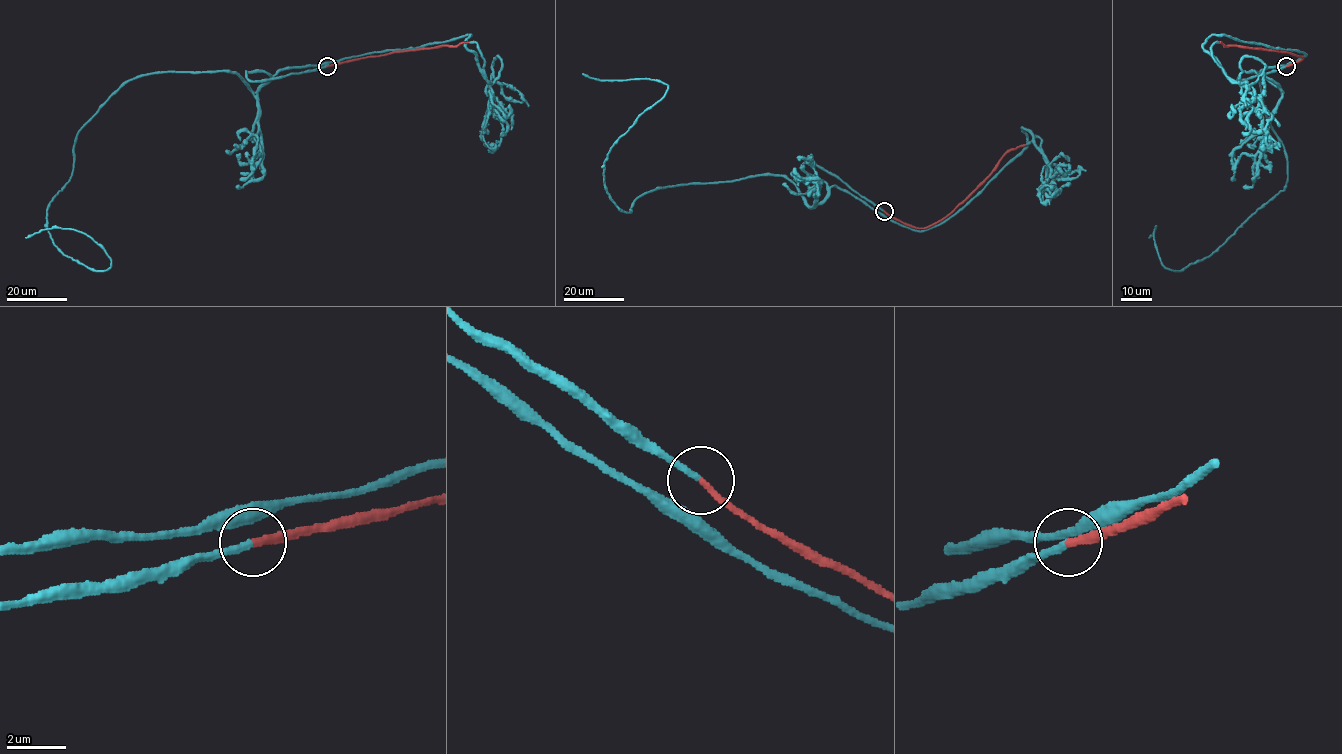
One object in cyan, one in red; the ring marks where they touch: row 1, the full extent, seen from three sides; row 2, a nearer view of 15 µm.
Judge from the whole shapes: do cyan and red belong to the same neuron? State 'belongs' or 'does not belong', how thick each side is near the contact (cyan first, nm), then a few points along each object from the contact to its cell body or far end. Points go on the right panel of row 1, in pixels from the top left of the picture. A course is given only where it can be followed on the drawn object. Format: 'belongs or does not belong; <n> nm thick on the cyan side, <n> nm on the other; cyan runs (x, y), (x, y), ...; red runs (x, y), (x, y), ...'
belongs; 150 nm thick on the cyan side, 220 nm on the other; cyan runs (1286, 66), (1237, 79), (1283, 92), (1249, 72), (1283, 147), (1283, 191), (1180, 271), (1149, 237); red runs (1286, 66), (1303, 57), (1280, 51), (1224, 46), (1220, 41)

